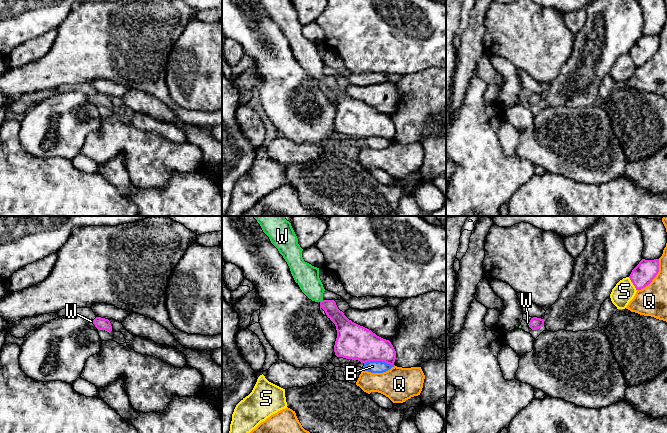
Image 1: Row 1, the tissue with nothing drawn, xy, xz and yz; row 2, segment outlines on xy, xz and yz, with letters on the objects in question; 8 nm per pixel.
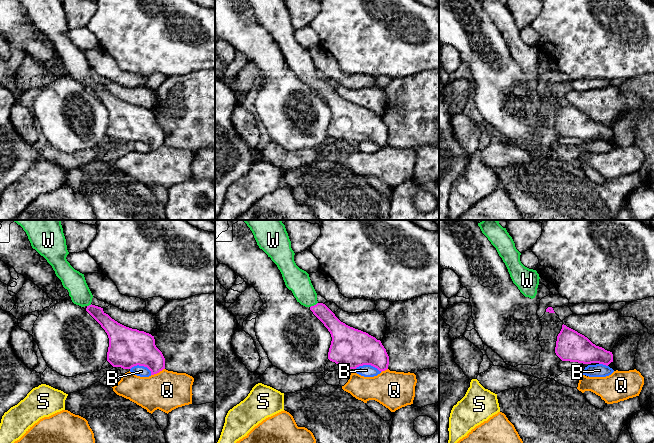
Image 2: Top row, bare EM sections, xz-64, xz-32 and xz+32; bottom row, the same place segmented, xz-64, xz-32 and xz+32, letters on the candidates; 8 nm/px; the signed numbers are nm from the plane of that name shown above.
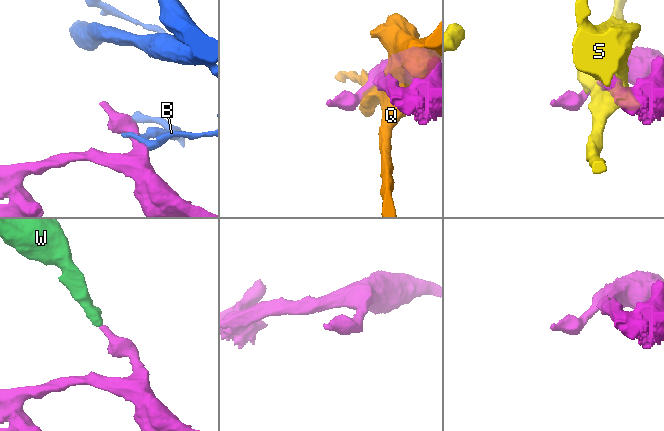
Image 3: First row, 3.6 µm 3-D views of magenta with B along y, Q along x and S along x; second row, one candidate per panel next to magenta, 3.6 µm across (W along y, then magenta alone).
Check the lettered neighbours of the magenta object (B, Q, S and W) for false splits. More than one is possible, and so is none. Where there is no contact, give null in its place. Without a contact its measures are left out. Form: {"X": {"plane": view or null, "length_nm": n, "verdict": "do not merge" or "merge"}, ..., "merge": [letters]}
{"B": {"plane": "xz", "length_nm": 240, "verdict": "do not merge"}, "Q": {"plane": "yz", "length_nm": 320, "verdict": "do not merge"}, "S": {"plane": "yz", "length_nm": 130, "verdict": "do not merge"}, "W": {"plane": "xz", "length_nm": 40, "verdict": "merge"}, "merge": ["W"]}

